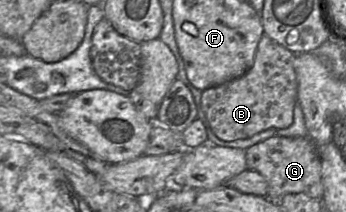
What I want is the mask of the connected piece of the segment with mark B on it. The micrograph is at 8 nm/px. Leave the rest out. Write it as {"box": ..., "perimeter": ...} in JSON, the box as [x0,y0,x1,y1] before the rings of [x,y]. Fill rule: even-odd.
{"box":[202,34,298,139],"perimeter":[[[263,34],[257,46],[254,64],[242,77],[202,91],[203,112],[219,139],[246,139],[270,128],[284,129],[292,124],[298,93],[295,56]]]}

